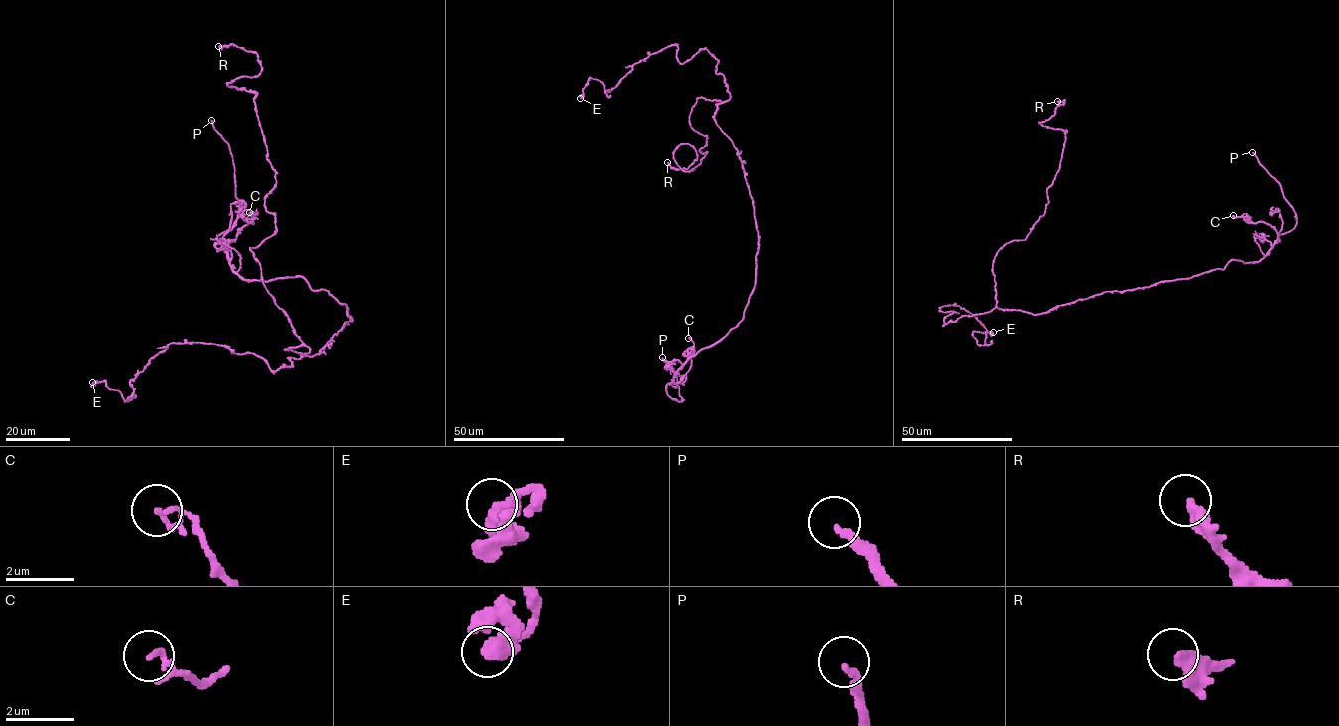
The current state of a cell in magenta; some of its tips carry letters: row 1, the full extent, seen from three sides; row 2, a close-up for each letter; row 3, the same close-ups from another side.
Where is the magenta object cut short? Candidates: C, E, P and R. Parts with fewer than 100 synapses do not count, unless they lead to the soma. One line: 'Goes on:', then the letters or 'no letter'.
Goes on: P

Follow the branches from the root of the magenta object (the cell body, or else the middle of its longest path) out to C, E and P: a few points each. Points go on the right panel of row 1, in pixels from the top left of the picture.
C: (1049, 310), (1106, 291), (1189, 279), (1222, 269), (1231, 260), (1259, 262), (1277, 232), (1247, 216), (1233, 215)
E: (1049, 310), (944, 324), (958, 313), (940, 308), (971, 313), (979, 345), (973, 332), (993, 332)
P: (1049, 310), (1106, 291), (1189, 279), (1231, 260), (1259, 262), (1296, 216), (1252, 152)

